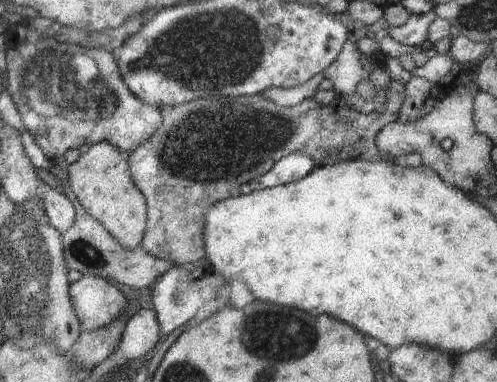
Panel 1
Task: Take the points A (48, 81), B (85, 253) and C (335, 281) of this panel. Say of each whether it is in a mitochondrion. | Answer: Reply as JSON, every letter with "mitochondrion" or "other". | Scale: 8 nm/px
{"A":"mitochondrion","B":"mitochondrion","C":"other"}

